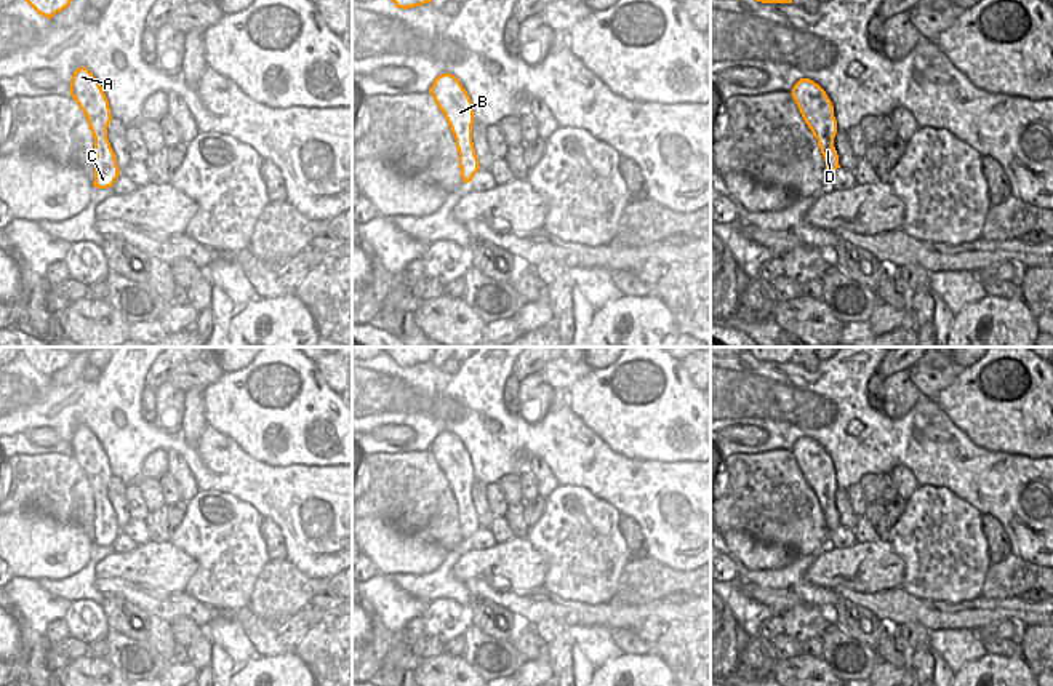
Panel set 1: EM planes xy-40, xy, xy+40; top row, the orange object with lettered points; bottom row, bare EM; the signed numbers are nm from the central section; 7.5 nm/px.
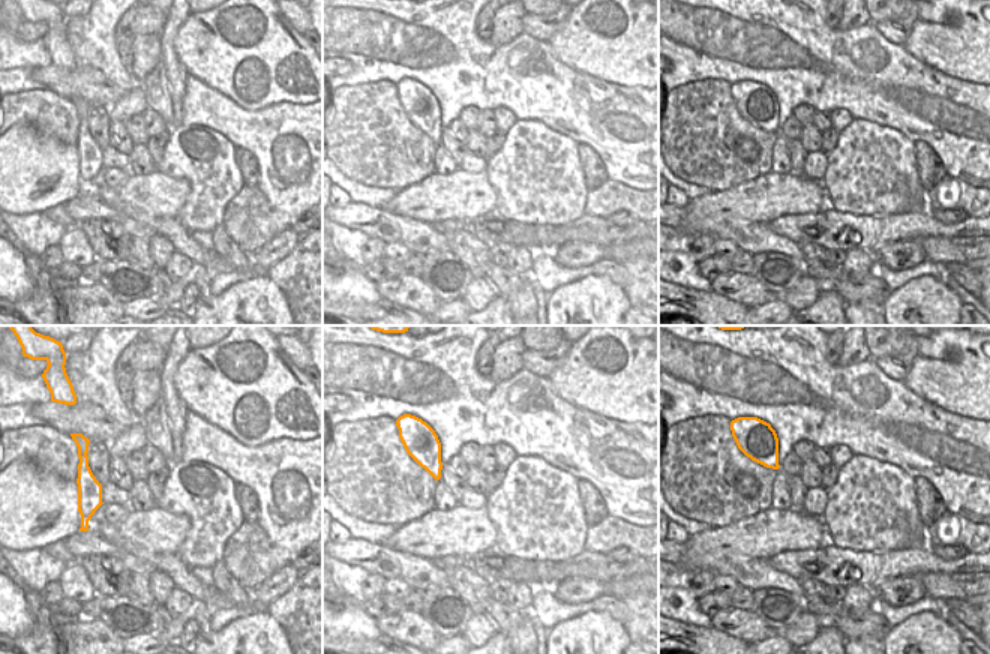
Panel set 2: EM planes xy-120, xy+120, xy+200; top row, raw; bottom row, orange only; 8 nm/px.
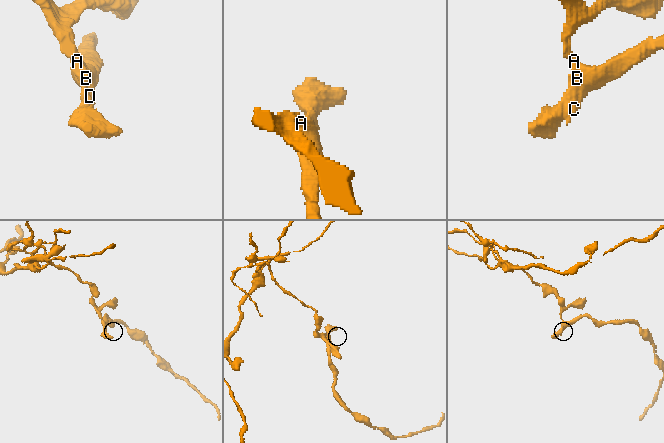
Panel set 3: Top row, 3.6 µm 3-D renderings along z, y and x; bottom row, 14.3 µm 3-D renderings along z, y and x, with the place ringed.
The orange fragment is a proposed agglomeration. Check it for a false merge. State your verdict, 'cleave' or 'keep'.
keep

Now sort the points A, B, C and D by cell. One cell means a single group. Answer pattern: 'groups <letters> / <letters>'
groups A B C D

